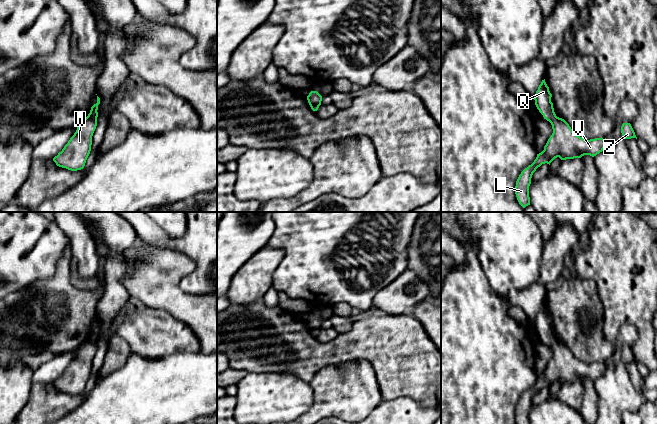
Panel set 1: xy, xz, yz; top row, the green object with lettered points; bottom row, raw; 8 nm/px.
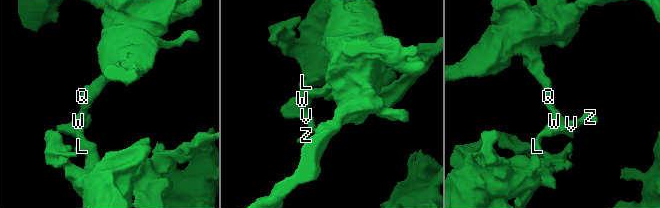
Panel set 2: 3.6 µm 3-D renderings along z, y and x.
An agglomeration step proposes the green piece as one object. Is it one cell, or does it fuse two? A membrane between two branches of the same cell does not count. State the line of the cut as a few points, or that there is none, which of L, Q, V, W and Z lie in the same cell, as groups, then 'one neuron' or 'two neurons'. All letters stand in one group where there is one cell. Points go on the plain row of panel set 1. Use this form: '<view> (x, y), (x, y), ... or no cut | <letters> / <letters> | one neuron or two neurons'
no cut | L Q V W Z | one neuron

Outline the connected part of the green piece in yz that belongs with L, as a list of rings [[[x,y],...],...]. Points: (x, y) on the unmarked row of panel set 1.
[[[544,303],[536,315],[534,324],[544,343],[551,347],[553,357],[544,370],[544,374],[537,378],[534,386],[519,399],[515,410],[517,424],[530,424],[529,410],[532,399],[542,388],[550,389],[557,381],[561,384],[581,382],[584,379],[594,381],[606,370],[606,362],[586,364],[576,359],[564,343],[556,340],[551,321],[552,318]]]

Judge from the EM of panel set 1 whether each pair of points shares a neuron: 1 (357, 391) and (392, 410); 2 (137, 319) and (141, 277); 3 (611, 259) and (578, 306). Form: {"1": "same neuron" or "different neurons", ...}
{"1": "different neurons", "2": "different neurons", "3": "different neurons"}

